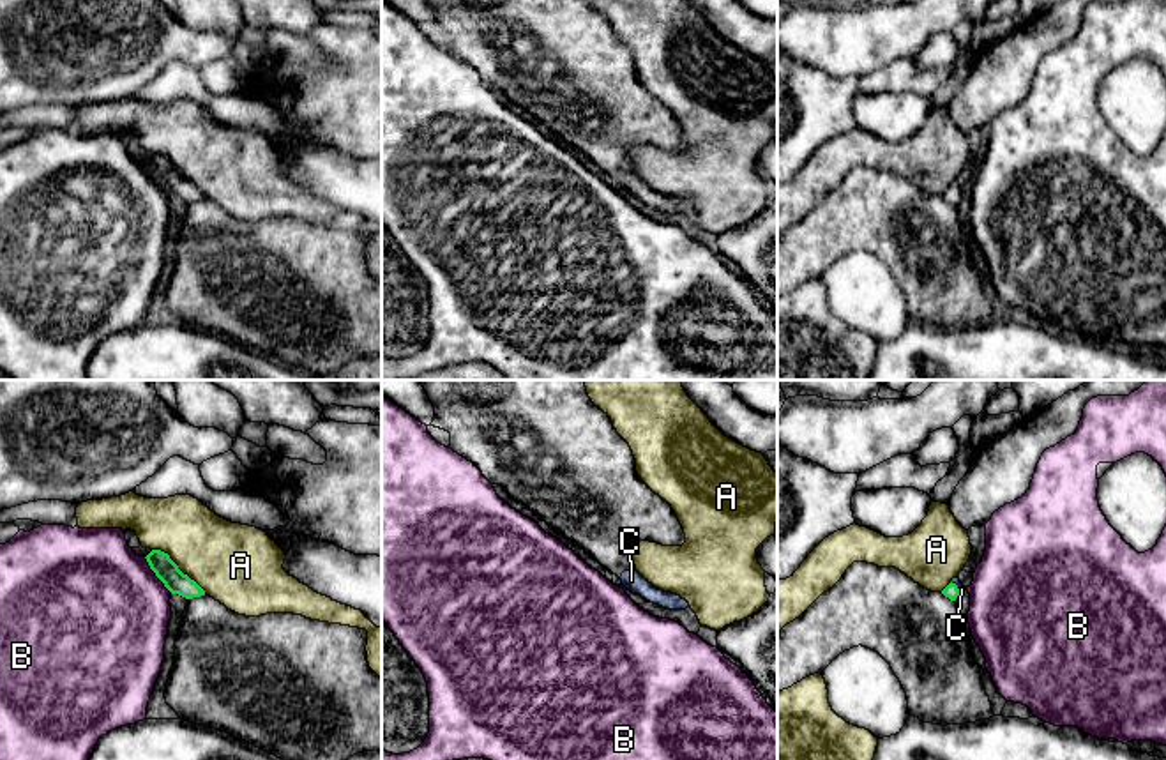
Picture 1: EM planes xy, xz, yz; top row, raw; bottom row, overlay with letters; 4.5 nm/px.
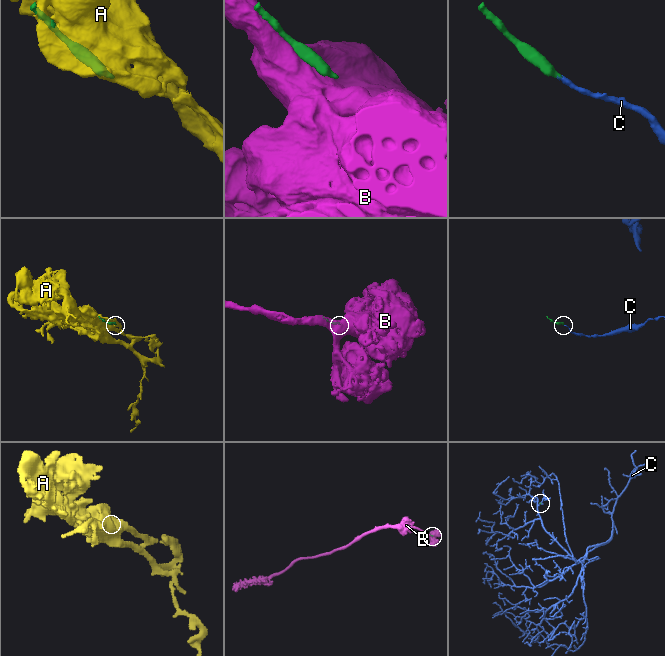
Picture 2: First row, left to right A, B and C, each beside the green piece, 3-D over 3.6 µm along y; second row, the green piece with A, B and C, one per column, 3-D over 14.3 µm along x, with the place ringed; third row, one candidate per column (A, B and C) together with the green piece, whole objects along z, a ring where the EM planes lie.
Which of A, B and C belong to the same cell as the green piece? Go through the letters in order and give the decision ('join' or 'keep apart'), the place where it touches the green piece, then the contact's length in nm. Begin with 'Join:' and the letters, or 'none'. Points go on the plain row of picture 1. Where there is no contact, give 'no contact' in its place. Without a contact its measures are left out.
Join: C
A: keep apart; contact xy (177, 172); length 320 nm
B: keep apart; contact xy (156, 179); length 220 nm
C: join; contact yz (958, 195); length 100 nm

